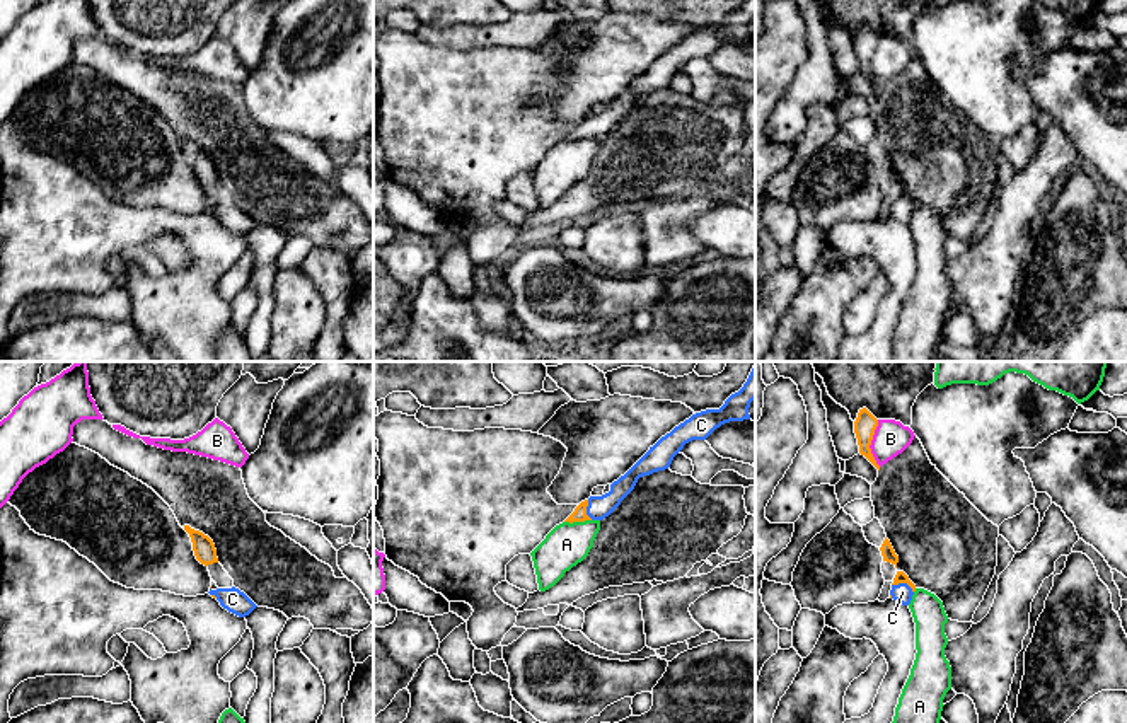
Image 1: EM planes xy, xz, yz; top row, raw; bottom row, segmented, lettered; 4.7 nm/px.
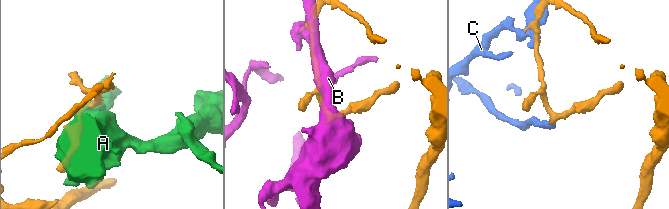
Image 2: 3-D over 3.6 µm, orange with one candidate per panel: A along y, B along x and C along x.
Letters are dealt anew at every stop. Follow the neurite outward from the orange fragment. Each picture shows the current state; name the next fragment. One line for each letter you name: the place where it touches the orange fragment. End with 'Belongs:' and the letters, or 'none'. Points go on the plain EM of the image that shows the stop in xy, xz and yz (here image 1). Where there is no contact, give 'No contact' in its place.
C: Touches orange at yz (904, 200)
Belongs: C

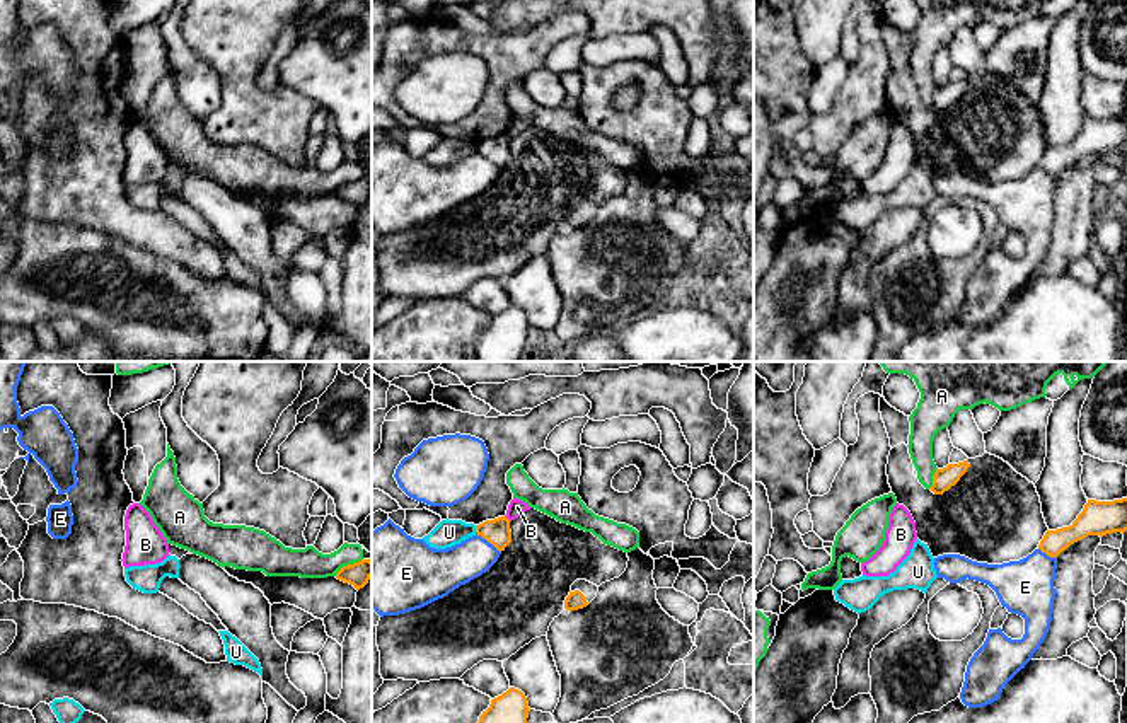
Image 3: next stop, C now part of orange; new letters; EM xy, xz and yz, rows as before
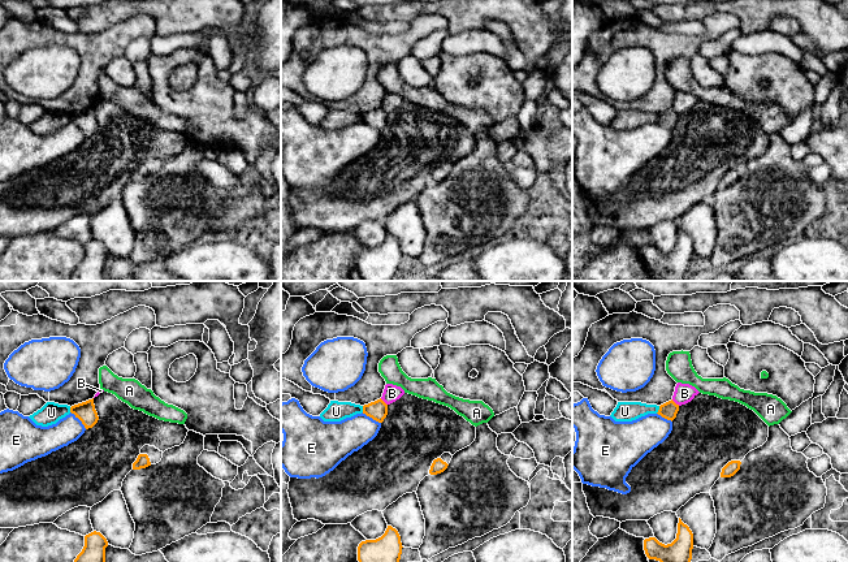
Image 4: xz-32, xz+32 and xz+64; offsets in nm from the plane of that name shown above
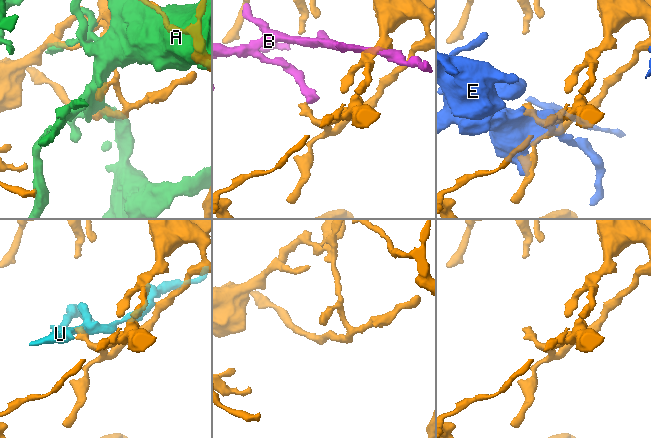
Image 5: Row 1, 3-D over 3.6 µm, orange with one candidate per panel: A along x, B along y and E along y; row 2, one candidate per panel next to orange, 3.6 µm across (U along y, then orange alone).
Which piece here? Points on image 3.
Belongs: none

